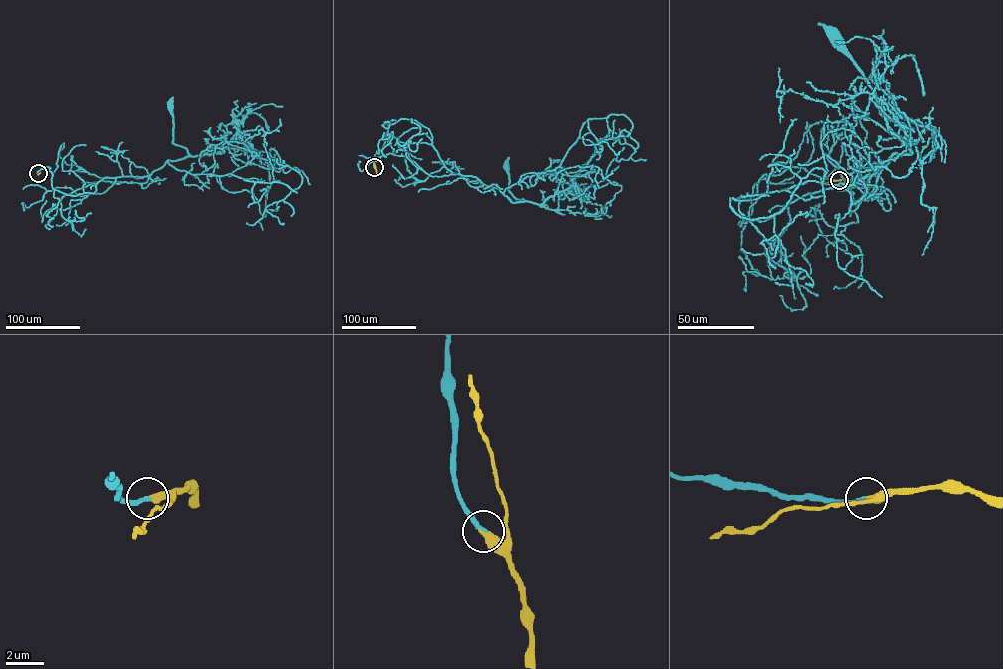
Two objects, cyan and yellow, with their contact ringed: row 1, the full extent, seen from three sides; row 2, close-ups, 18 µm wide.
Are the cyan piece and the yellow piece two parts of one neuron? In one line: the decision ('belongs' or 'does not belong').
belongs

